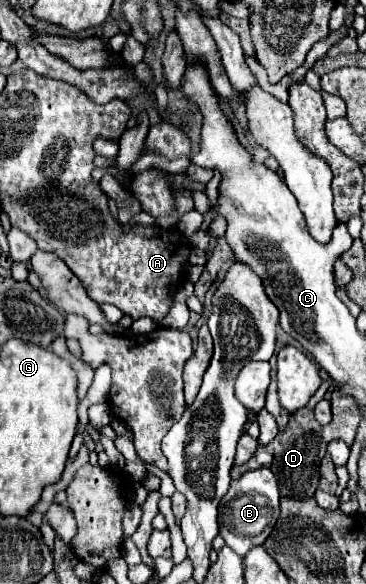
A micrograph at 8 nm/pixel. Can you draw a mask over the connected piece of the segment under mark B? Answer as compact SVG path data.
M267 468L249 470L239 480L231 482L229 492L221 500L219 536L233 552L245 556L253 546L259 546L267 540L277 518L279 518L279 488L273 472L269 472Z

